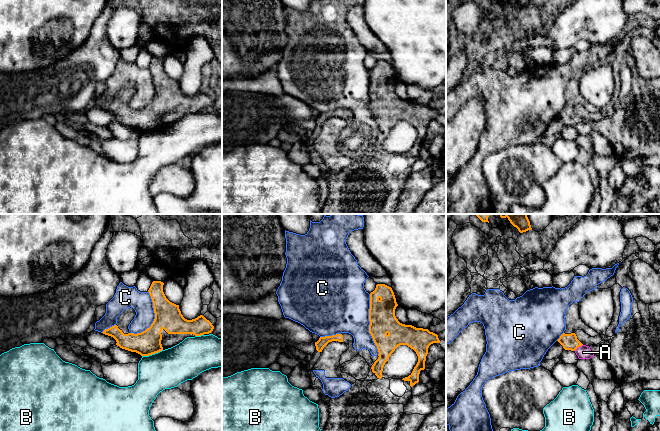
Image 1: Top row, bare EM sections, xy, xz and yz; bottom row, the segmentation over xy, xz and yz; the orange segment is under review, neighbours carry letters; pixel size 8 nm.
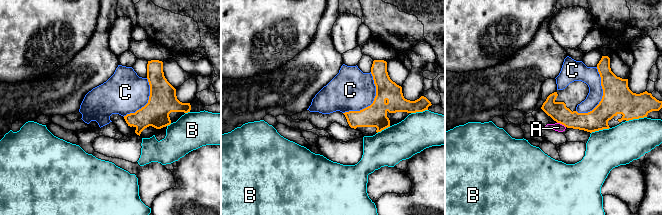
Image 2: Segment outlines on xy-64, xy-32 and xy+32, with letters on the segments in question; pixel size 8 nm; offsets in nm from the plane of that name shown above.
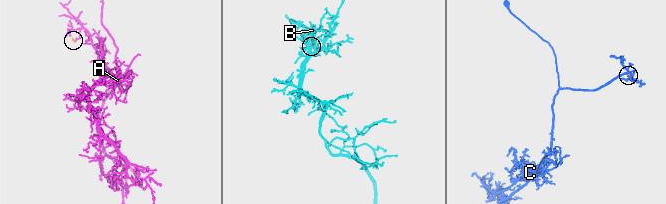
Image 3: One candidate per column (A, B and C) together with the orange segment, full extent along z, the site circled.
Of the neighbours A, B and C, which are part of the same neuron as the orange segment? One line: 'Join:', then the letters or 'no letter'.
Join: no letter

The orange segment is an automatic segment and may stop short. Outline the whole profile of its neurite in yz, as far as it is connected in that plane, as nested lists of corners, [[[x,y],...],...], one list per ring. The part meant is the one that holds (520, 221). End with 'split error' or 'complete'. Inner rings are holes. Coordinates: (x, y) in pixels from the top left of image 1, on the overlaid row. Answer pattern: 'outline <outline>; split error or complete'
outline [[[499,214],[501,218],[508,218],[510,223],[518,229],[520,233],[531,230],[530,221],[527,214]]]; complete

